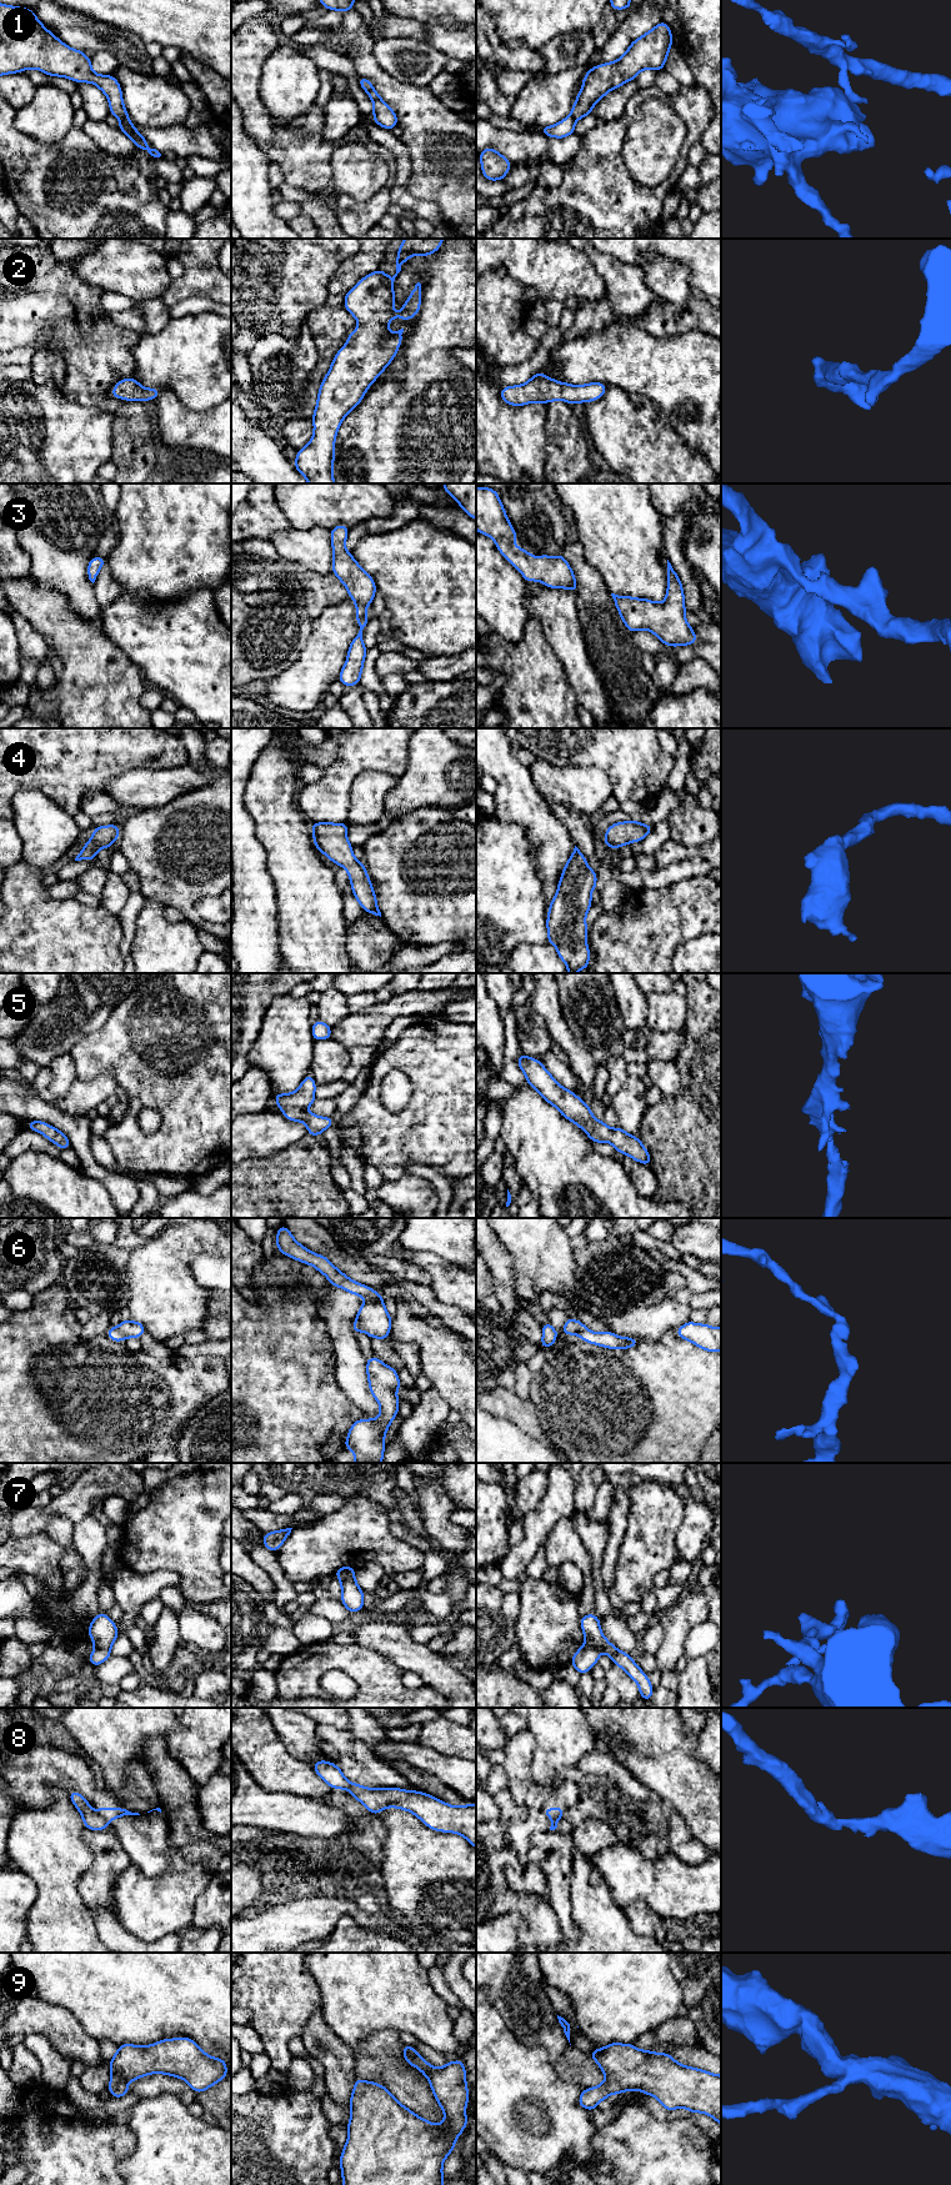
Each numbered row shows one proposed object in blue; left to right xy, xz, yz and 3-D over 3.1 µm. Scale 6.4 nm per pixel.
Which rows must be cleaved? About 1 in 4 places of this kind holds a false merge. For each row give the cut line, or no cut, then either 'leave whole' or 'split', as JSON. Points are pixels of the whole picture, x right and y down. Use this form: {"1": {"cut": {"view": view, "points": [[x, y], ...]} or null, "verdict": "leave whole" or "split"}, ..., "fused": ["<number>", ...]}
{"1": {"cut": {"view": "xy", "points": [[120, 118], [129, 120]]}, "verdict": "split"}, "2": {"cut": null, "verdict": "leave whole"}, "3": {"cut": null, "verdict": "leave whole"}, "4": {"cut": null, "verdict": "leave whole"}, "5": {"cut": null, "verdict": "leave whole"}, "6": {"cut": {"view": "xy", "points": [[114, 1328], [125, 1337]]}, "verdict": "split"}, "7": {"cut": {"view": "xy", "points": [[95, 1647], [109, 1650]]}, "verdict": "split"}, "8": {"cut": {"view": "xy", "points": [[96, 1813], [106, 1822]]}, "verdict": "split"}, "9": {"cut": null, "verdict": "leave whole"}, "fused": ["1", "6", "7", "8"]}

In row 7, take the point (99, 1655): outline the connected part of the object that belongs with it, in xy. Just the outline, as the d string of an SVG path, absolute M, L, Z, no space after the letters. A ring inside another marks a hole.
M95 1648L87 1659L92 1667L96 1667L107 1660L110 1657L110 1650Z

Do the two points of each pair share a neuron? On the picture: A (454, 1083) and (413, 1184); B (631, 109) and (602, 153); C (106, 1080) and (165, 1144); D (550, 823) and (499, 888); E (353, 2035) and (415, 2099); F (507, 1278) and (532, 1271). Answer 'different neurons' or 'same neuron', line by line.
A: different neurons
B: same neuron
C: different neurons
D: different neurons
E: different neurons
F: different neurons

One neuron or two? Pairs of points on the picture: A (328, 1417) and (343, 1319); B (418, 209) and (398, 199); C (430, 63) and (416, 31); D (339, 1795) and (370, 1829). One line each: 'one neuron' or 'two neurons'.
A: two neurons
B: one neuron
C: two neurons
D: one neuron

